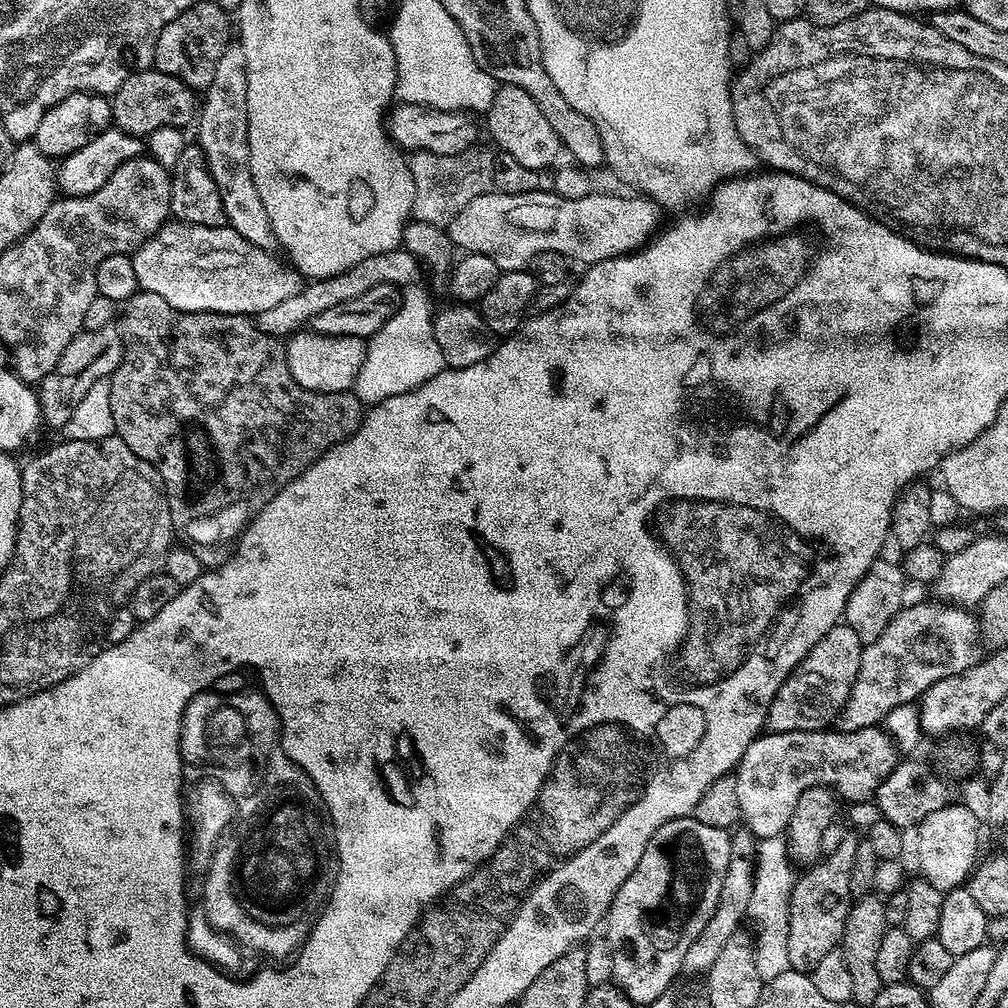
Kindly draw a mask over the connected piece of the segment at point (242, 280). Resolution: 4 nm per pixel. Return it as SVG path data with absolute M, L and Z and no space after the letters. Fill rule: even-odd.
M169 222L163 224L163 226L161 226L152 237L131 253L137 285L139 285L141 289L153 291L154 294L158 294L159 297L164 298L168 305L176 309L177 313L229 312L235 316L246 317L251 317L253 314L261 312L262 310L270 310L270 306L275 306L277 302L282 302L285 298L290 298L293 294L300 293L303 288L303 276L287 263L284 263L285 265L279 264L279 262L270 255L272 254L269 251L266 251L263 248L255 248L253 244L246 242L242 238L242 234L238 234L233 228L227 226L216 227L214 225L192 225L181 222Z

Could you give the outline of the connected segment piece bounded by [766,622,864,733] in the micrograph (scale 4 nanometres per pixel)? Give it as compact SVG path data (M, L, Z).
M841 622L835 624L810 650L804 661L782 682L778 694L774 694L768 705L766 728L769 733L777 732L823 732L837 723L840 711L850 698L854 678L858 678L858 666L864 653L854 630Z

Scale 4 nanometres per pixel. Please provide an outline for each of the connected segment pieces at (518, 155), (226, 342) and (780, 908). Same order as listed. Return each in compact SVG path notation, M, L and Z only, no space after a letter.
M500 86L496 89L496 97L492 109L486 114L488 132L499 151L510 154L521 166L530 166L530 170L543 173L559 156L562 156L562 145L554 126L546 122L546 114L521 88Z
M230 326L226 332L220 330L220 336L194 336L194 340L198 344L198 352L202 352L200 356L204 356L202 372L200 372L200 376L196 376L196 384L184 384L180 388L174 388L174 394L172 394L172 388L152 388L154 382L128 384L122 378L112 376L110 380L110 414L114 414L115 435L120 436L122 442L126 442L126 446L130 446L130 450L138 458L150 462L158 470L158 474L164 483L165 496L170 492L176 492L176 522L173 524L173 529L178 524L180 524L180 527L175 530L176 532L182 528L200 528L200 532L188 532L188 535L184 538L192 546L196 546L194 544L224 544L227 540L229 542L235 541L247 524L291 480L304 473L329 448L333 448L334 445L340 444L346 438L354 435L366 412L360 403L360 399L356 397L355 391L311 392L302 386L298 386L298 382L294 382L294 374L290 374L290 368L284 357L284 344L275 336L268 336L265 333L261 336L236 336L234 326Z
M783 837L759 841L754 854L754 880L747 917L756 926L758 942L754 945L754 957L757 972L764 982L787 971L789 965L785 939L789 932L789 898L796 881L791 867L793 865L788 855L787 841Z

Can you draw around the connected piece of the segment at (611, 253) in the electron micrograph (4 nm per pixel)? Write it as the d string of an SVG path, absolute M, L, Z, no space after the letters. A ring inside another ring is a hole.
M493 190L486 195L479 195L446 226L449 240L455 249L460 248L459 251L463 253L480 253L494 259L503 273L523 271L530 258L540 253L560 253L575 263L578 261L584 263L584 266L591 266L599 261L635 253L636 249L643 247L655 235L662 213L656 202L638 194L624 197L591 192L584 198L567 200L552 190L544 191L508 195Z

